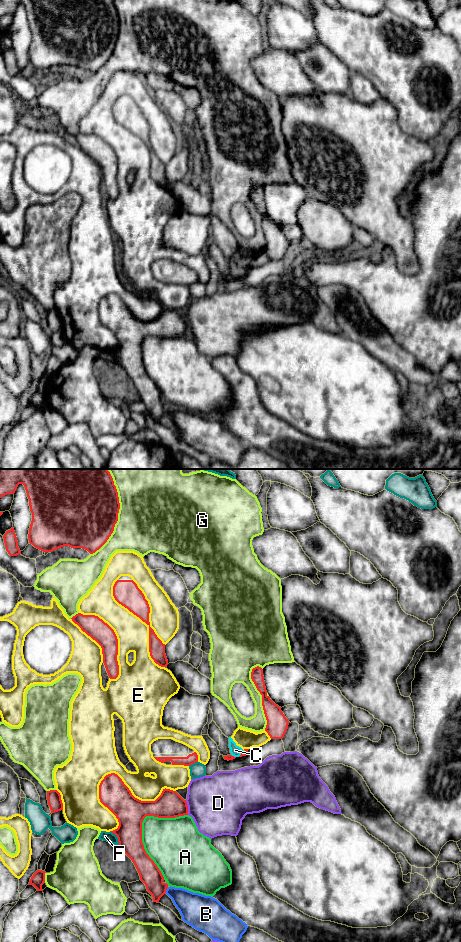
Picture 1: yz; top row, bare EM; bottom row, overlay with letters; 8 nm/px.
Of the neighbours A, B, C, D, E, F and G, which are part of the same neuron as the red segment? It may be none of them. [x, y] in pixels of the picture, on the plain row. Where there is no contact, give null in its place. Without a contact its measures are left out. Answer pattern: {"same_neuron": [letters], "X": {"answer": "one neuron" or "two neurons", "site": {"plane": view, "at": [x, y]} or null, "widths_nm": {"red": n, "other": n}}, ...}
{"same_neuron": [], "A": {"answer": "two neurons", "site": {"plane": "yz", "at": [141, 347]}, "widths_nm": {"red": 240, "other": 380}}, "B": {"answer": "two neurons", "site": {"plane": "yz", "at": [166, 409]}, "widths_nm": {"red": 170, "other": 220}}, "C": {"answer": "two neurons", "site": {"plane": "yz", "at": [241, 274]}, "widths_nm": {"red": 40, "other": 90}}, "D": {"answer": "two neurons", "site": {"plane": "yz", "at": [187, 327]}, "widths_nm": {"red": 220, "other": 460}}, "E": {"answer": "two neurons", "site": {"plane": "yz", "at": [144, 141]}, "widths_nm": {"red": 190, "other": 260}}, "F": {"answer": "two neurons", "site": {"plane": "yz", "at": [117, 357]}, "widths_nm": {"red": 240, "other": 80}}, "G": {"answer": "two neurons", "site": {"plane": "yz", "at": [117, 39]}, "widths_nm": {"red": 500, "other": 500}}}

